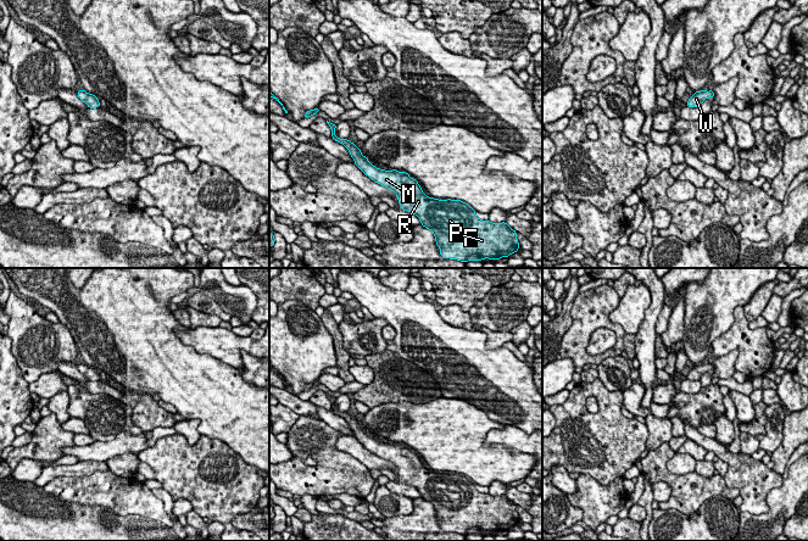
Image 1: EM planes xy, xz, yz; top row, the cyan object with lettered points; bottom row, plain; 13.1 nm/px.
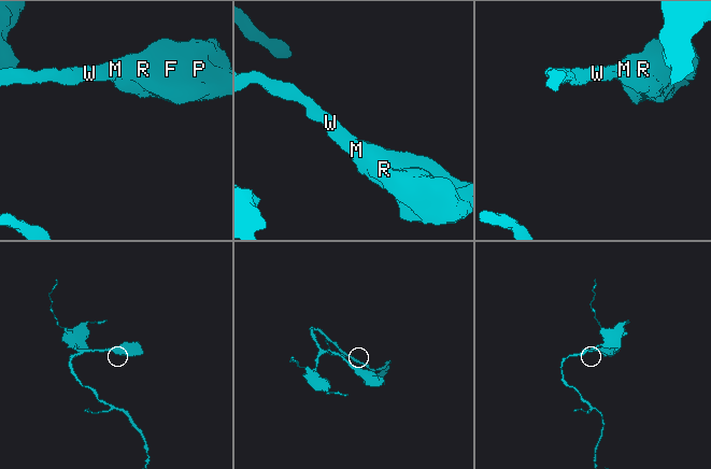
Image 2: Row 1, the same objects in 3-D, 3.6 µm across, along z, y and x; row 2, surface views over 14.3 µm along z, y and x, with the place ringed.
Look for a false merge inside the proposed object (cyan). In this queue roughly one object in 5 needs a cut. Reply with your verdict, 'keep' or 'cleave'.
keep

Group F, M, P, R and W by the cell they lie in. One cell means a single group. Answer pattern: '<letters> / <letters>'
F M P R W

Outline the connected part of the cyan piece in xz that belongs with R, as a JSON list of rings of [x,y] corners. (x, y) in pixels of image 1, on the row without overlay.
[[[327,396],[331,402],[331,411],[349,423],[355,437],[372,453],[391,462],[397,468],[401,483],[414,486],[422,498],[434,506],[444,531],[464,536],[484,531],[497,534],[518,524],[517,504],[506,495],[479,492],[475,484],[461,473],[427,469],[408,446],[374,440],[353,415],[335,408],[336,397]]]

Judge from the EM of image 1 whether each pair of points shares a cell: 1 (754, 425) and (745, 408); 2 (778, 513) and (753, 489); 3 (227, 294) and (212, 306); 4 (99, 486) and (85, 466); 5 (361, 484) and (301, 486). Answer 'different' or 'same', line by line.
1: different
2: different
3: different
4: different
5: same

